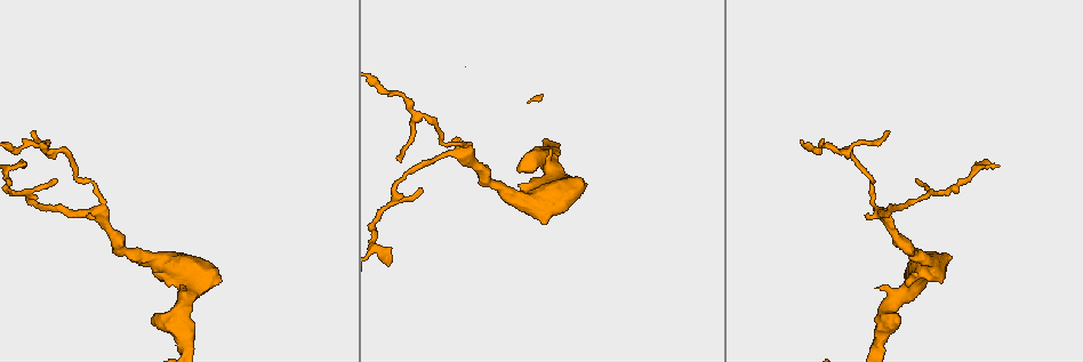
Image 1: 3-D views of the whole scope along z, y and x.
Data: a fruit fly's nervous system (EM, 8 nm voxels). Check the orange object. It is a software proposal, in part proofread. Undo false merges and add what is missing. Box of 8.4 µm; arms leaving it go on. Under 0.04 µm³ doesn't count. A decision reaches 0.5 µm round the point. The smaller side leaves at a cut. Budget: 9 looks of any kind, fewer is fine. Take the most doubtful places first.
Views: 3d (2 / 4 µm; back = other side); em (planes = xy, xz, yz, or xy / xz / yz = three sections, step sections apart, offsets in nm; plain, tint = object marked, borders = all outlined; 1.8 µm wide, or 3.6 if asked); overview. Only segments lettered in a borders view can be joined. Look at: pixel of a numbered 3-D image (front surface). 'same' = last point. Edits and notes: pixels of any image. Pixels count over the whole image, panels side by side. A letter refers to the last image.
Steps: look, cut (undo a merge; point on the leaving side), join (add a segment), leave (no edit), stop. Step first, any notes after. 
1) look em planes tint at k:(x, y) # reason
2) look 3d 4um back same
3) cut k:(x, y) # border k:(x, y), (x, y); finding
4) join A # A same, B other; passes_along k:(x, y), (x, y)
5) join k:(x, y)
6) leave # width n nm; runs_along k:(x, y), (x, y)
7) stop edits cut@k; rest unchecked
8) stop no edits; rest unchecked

look 3d 4um at 1:(466, 161) # branch point

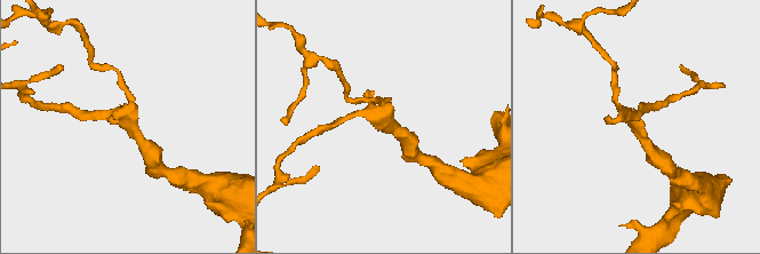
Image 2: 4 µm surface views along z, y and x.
look em yz step 16 tint at 2:(384, 124) # arms 3; now the EM

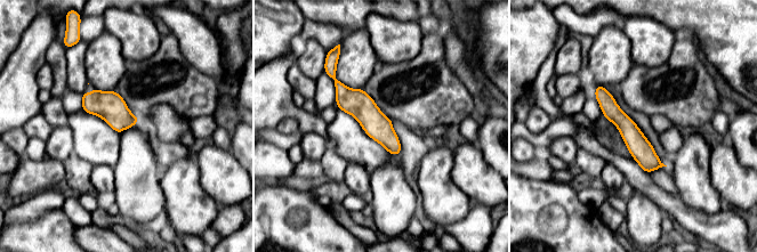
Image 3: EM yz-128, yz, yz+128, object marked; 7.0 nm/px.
look em planes borders same

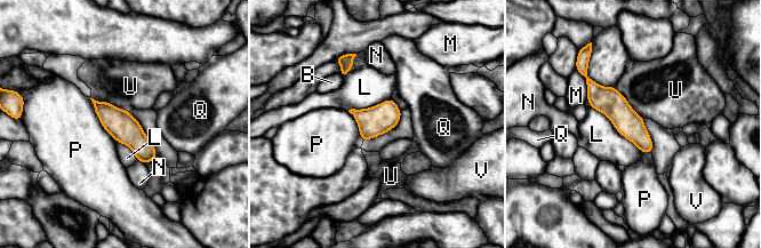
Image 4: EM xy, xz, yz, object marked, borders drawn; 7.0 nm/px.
leave # width 190 nm; B other, L other, M other, N other, P other, Q other, U other, V other; runs_along 4:(589, 81), (633, 128), (648, 150); all the same cell

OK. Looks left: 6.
look 3d 4um at 1:(388, 262) # free end

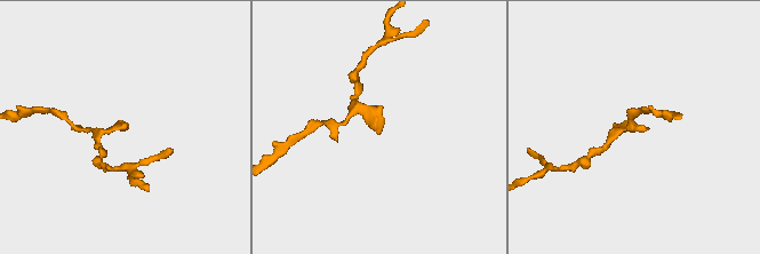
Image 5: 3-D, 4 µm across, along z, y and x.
look em 3.6um xz step 8 tint at 5:(380, 130) # shape alone is not enough

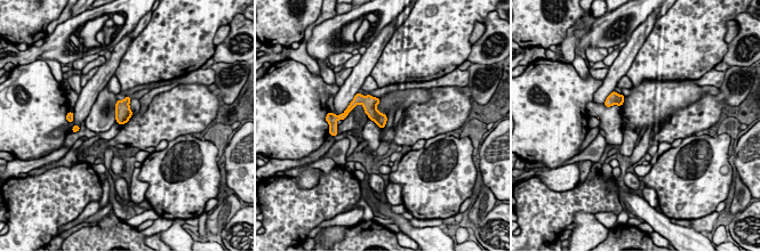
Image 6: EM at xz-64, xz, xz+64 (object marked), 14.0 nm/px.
look em 3.6um planes borders same # cut it another way

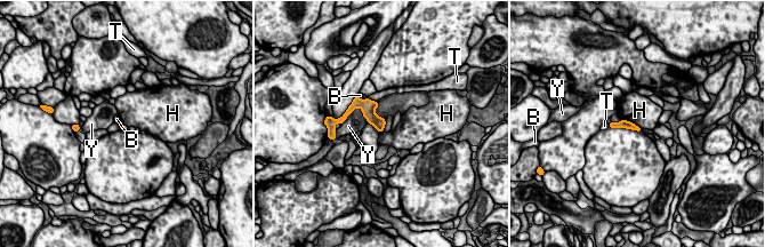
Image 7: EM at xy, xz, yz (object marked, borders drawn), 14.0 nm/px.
leave # B other, H other, T other, Y other; border 7:(622, 119), (634, 122), (641, 129); none of them fits

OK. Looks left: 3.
look em planes borders at 1:(151, 323) # stops while still wide

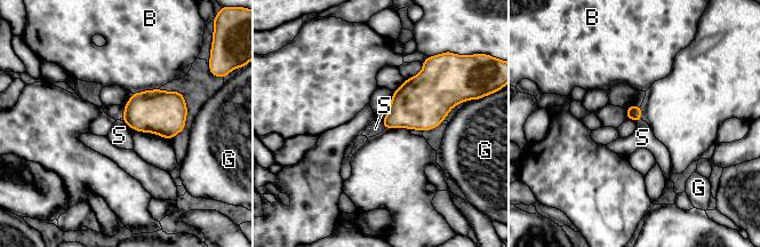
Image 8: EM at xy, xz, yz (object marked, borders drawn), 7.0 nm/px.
leave # B other, G other, S other; no lettered segment goes on from it

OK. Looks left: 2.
look em 3.6um planes tint at 1:(584, 183) # thick end

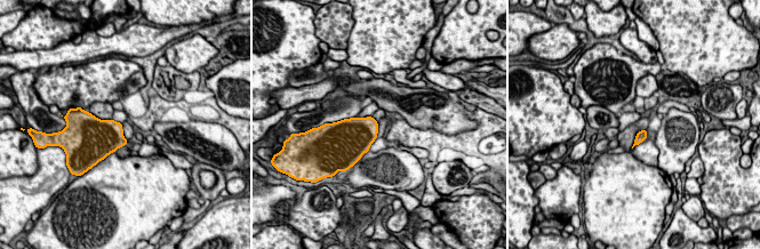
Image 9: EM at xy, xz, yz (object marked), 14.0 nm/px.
look em 3.6um planes borders same # see the neighbours

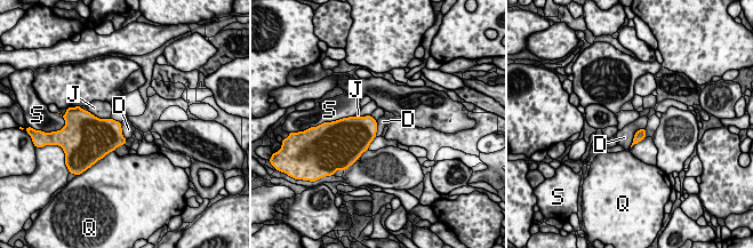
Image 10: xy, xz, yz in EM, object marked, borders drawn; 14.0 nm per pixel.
leave # D other, J other, Q other, S other; border 10:(645, 128), (635, 133), (630, 146); no lettered segment goes on from it

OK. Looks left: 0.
stop no edits; rest unchecked

